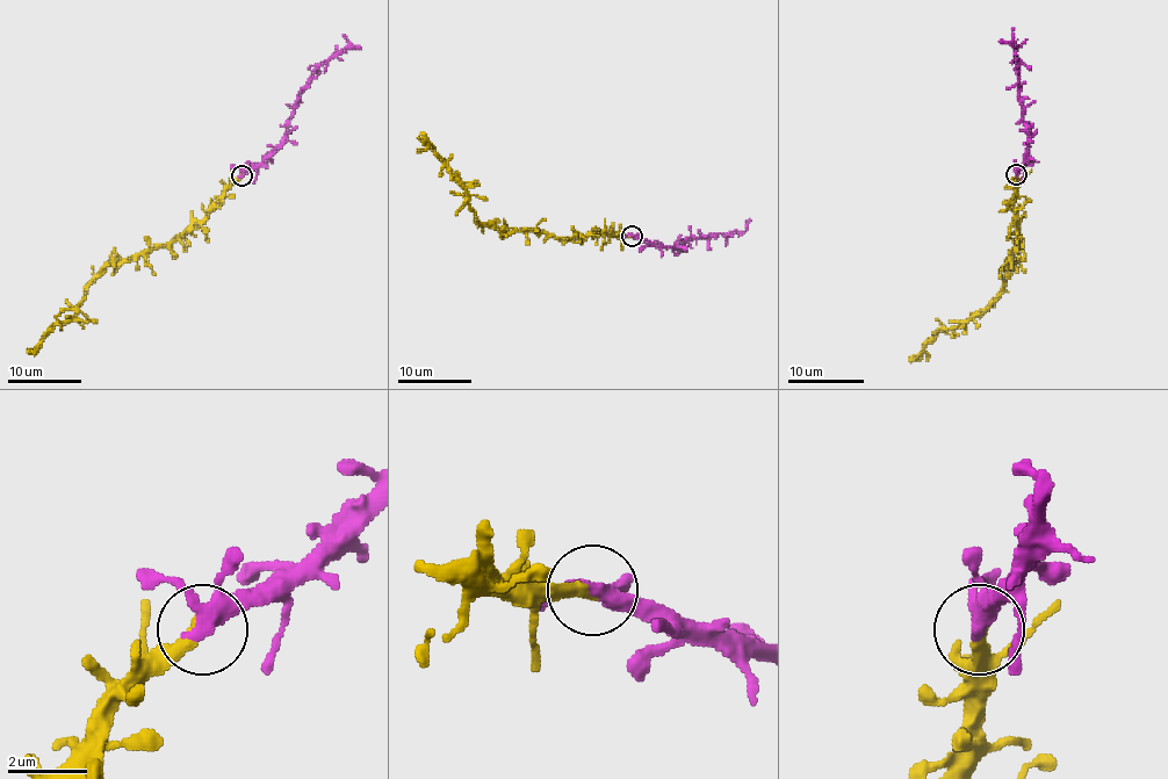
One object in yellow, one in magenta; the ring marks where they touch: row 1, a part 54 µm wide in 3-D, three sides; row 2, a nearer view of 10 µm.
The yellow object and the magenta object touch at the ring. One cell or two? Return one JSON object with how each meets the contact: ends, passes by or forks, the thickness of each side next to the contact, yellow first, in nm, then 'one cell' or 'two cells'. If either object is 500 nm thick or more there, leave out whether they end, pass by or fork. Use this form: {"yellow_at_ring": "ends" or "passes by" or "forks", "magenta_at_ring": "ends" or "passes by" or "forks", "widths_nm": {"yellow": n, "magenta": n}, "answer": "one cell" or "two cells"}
{"yellow_at_ring": "ends", "magenta_at_ring": "forks", "widths_nm": {"yellow": 360, "magenta": 300}, "answer": "one cell"}

